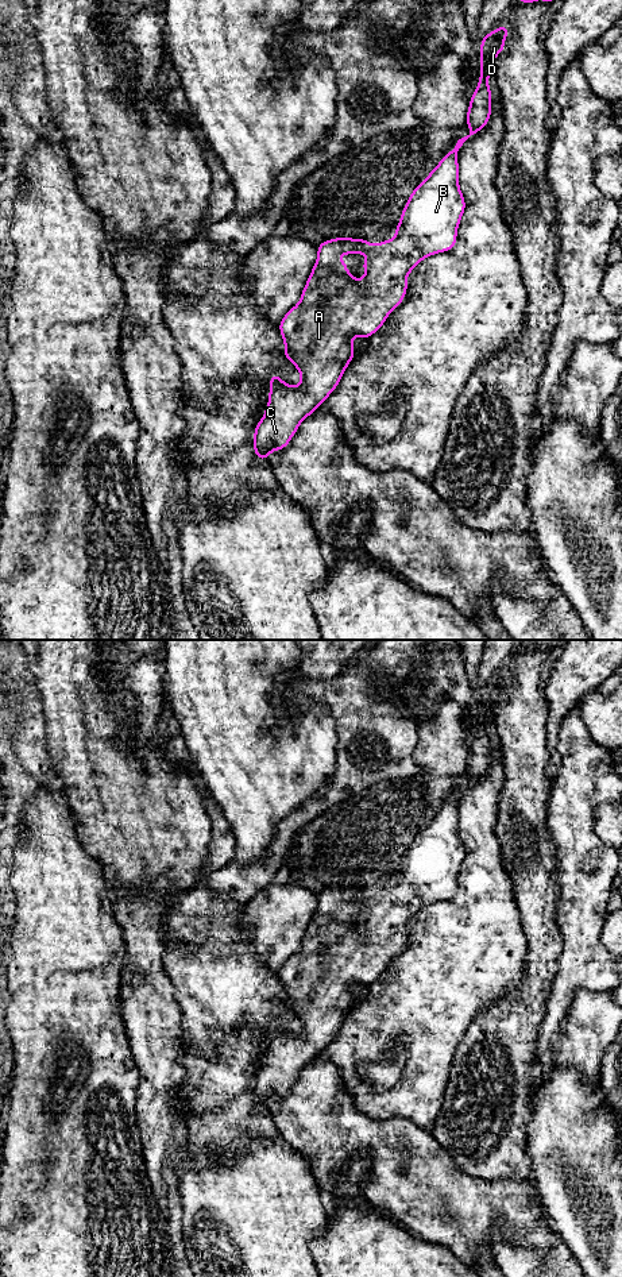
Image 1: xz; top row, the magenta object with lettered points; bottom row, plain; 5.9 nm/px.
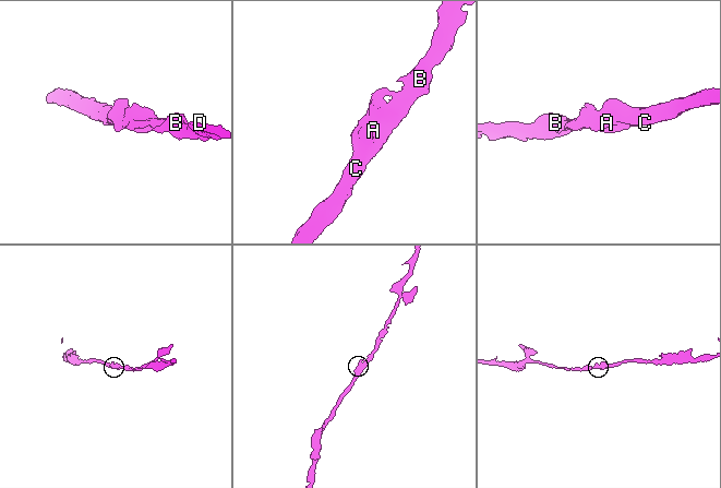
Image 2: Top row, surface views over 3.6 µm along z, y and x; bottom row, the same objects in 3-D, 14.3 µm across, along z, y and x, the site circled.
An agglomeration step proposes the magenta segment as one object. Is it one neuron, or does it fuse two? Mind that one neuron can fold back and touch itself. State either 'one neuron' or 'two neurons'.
one neuron

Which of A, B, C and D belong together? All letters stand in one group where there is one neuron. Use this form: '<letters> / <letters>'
A B C D

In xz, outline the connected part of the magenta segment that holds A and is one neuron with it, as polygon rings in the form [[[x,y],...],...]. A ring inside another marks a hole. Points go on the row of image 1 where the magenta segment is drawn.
[[[499,26],[488,35],[483,35],[480,43],[480,76],[479,84],[470,100],[465,123],[470,126],[470,134],[457,140],[455,148],[445,154],[440,163],[422,180],[422,182],[413,190],[401,215],[399,224],[395,227],[397,235],[391,240],[383,240],[374,246],[366,239],[336,238],[324,240],[317,247],[317,261],[306,281],[305,289],[301,293],[300,302],[291,308],[279,321],[281,336],[285,342],[283,355],[301,373],[301,383],[290,386],[285,383],[278,374],[270,377],[268,404],[263,418],[255,427],[252,437],[255,455],[258,459],[267,460],[271,451],[283,450],[298,431],[304,418],[317,410],[317,408],[328,398],[328,396],[337,387],[341,375],[345,373],[348,363],[355,356],[355,348],[351,337],[358,336],[368,339],[386,321],[390,312],[394,310],[406,296],[409,273],[426,256],[452,250],[456,246],[457,227],[465,209],[465,201],[459,186],[459,165],[457,151],[463,143],[474,134],[482,131],[491,116],[491,89],[487,84],[488,76],[494,73],[494,58],[505,49],[505,38],[510,30]],[[344,254],[368,254],[367,261],[360,266],[366,269],[364,277],[358,281],[347,270],[344,259],[335,261],[333,258]]]

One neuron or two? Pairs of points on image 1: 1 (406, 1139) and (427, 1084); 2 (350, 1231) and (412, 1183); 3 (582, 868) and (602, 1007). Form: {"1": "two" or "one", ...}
{"1": "two", "2": "two", "3": "two"}

